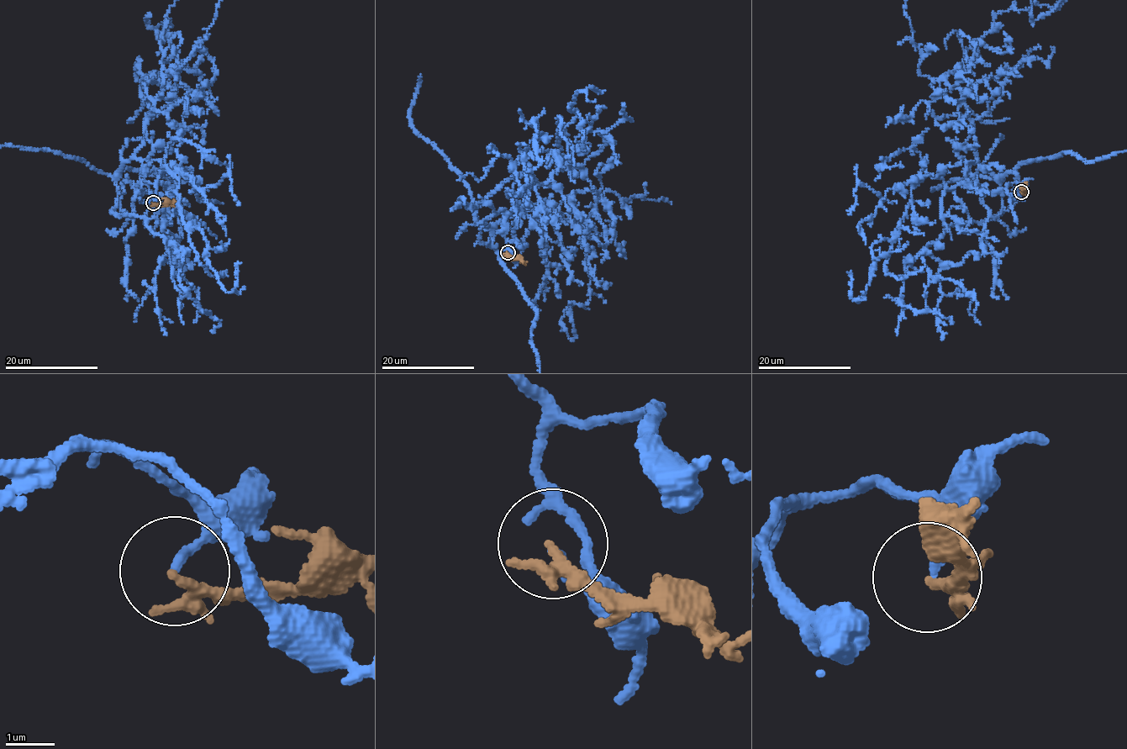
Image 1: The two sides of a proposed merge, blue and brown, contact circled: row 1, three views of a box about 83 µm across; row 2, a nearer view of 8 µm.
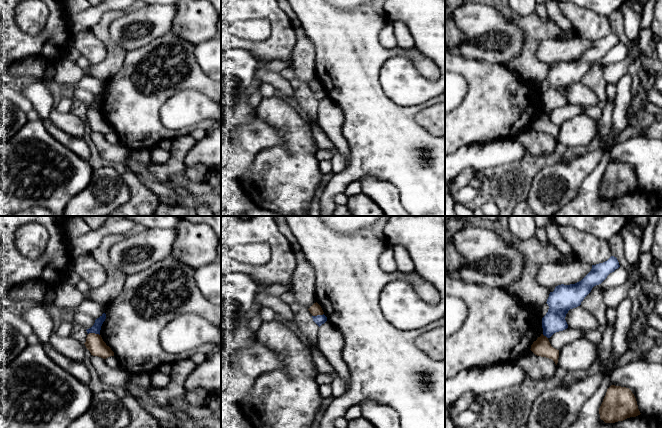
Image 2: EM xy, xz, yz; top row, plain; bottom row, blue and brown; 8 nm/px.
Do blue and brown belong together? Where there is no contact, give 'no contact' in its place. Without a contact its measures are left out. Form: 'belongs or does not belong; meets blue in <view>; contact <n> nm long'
does not belong; meets blue in xy; contact 100 nm long

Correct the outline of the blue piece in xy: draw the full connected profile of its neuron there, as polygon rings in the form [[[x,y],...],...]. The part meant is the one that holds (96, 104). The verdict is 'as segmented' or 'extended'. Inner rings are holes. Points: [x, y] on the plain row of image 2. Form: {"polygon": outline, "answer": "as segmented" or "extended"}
{"polygon": [[[103,89],[99,94],[97,94],[95,96],[94,101],[91,104],[86,106],[87,109],[88,110],[89,109],[95,109],[95,110],[99,110],[100,111],[101,102],[103,100],[103,98],[105,97],[105,95],[106,95],[106,90]]], "answer": "as segmented"}

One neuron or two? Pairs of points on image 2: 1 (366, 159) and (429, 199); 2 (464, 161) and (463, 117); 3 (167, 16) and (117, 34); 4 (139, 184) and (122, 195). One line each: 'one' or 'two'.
1: one
2: two
3: one
4: two

